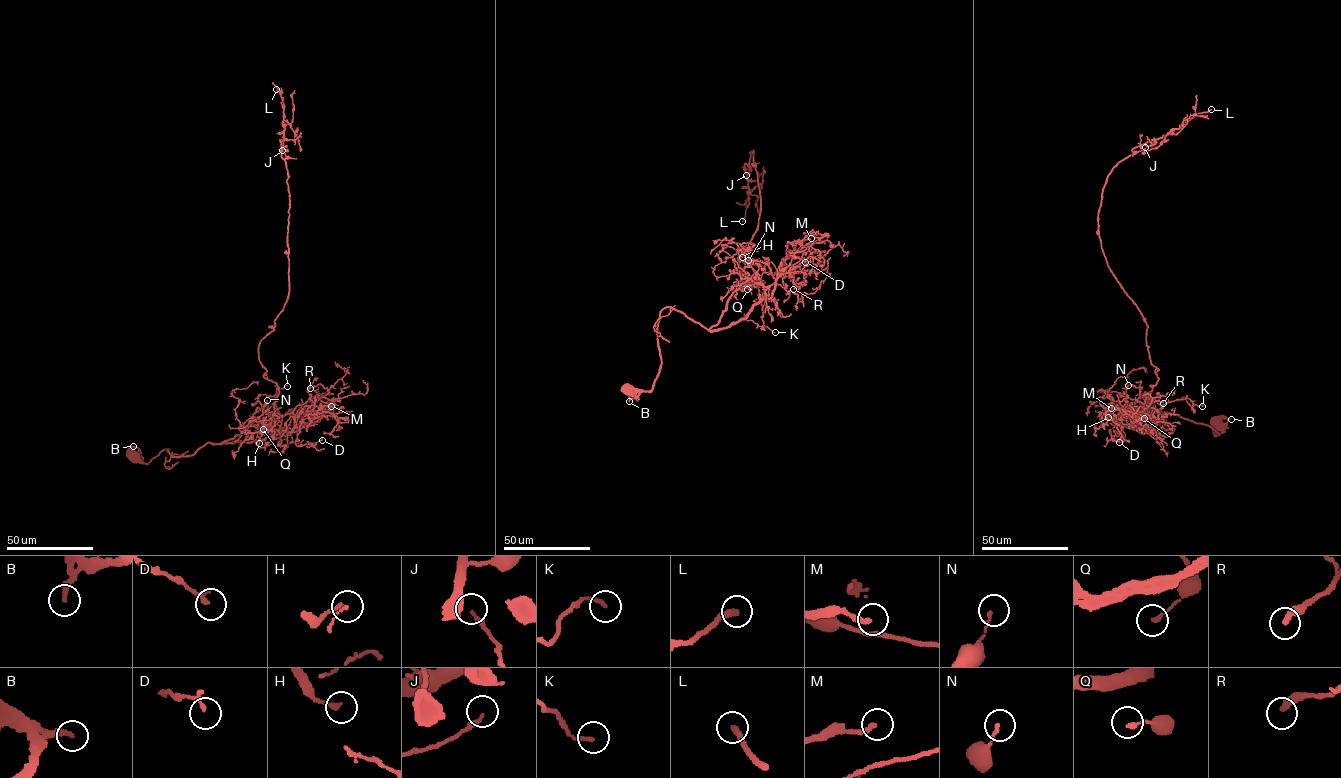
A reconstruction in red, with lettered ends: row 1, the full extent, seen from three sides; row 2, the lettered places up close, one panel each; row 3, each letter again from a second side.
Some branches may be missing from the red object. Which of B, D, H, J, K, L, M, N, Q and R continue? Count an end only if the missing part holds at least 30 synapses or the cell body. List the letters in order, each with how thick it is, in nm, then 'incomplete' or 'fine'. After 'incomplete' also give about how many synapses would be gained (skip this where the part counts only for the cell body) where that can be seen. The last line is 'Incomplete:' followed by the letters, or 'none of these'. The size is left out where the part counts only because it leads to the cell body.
B: calibre 240 nm; fine
D: calibre 130 nm; fine
H: calibre 240 nm; fine
J: calibre 200 nm; fine
K: calibre 160 nm; fine
L: calibre 240 nm; incomplete; 35 synapses
M: calibre 240 nm; fine
N: calibre 130 nm; fine
Q: calibre 190 nm; fine
R: calibre 280 nm; fine
Incomplete: L

